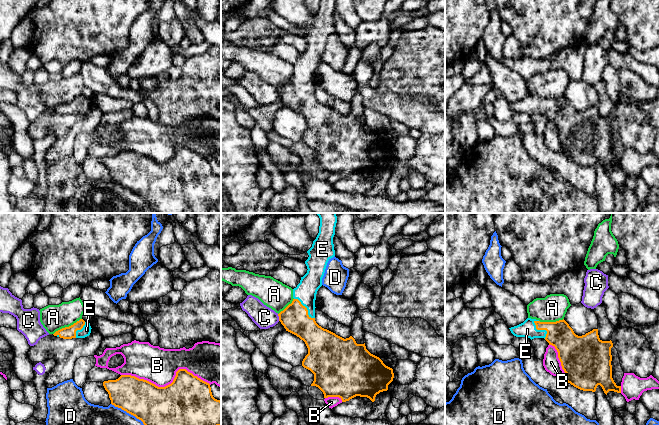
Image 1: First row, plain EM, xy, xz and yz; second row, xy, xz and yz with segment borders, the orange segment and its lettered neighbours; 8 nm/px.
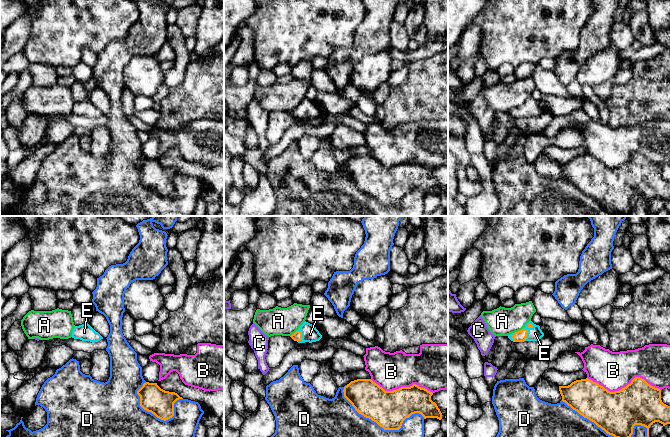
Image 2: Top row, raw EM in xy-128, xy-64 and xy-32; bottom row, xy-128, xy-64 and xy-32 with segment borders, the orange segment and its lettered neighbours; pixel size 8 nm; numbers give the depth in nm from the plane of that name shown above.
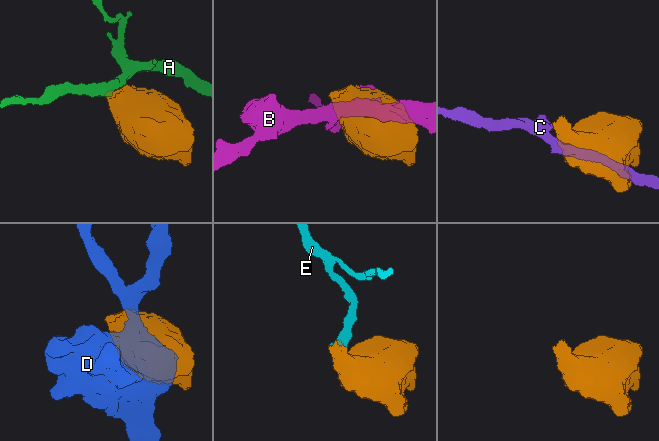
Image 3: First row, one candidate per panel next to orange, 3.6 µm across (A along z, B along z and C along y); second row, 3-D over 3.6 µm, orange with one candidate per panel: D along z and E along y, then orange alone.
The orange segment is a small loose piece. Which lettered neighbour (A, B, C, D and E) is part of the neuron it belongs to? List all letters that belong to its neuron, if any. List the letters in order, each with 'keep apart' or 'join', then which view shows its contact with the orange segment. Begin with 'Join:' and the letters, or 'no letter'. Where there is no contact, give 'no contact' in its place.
Join: E
A: keep apart; contact in xy
B: keep apart; contact in xy
C: keep apart; contact in xz
D: keep apart; contact in xy
E: join; contact in yz

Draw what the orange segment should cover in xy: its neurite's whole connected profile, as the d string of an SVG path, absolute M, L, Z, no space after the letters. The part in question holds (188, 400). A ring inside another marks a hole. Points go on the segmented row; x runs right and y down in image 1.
M179 369L173 382L165 387L139 379L131 375L121 375L116 380L103 382L111 404L141 420L144 425L221 425L221 401L213 397L210 384L201 380L186 369Z

